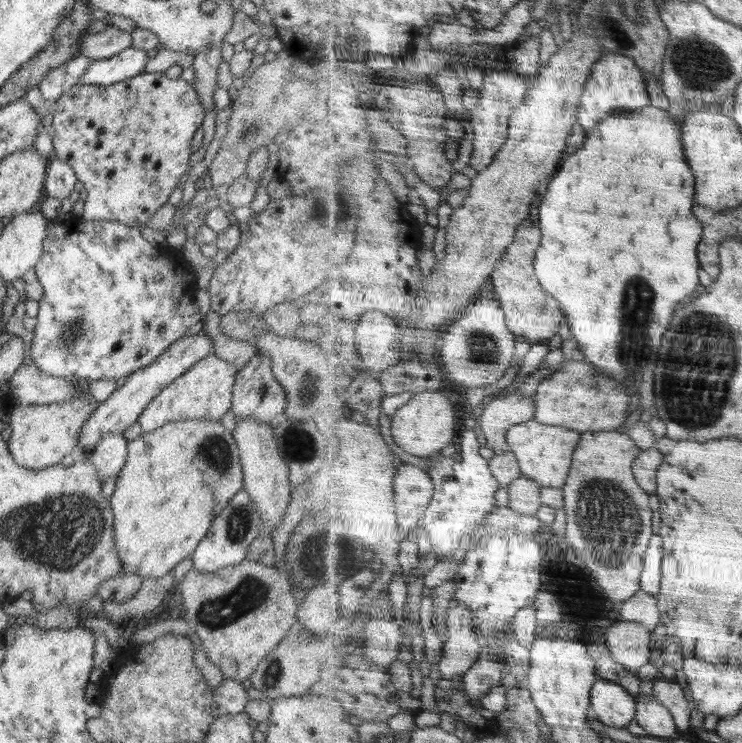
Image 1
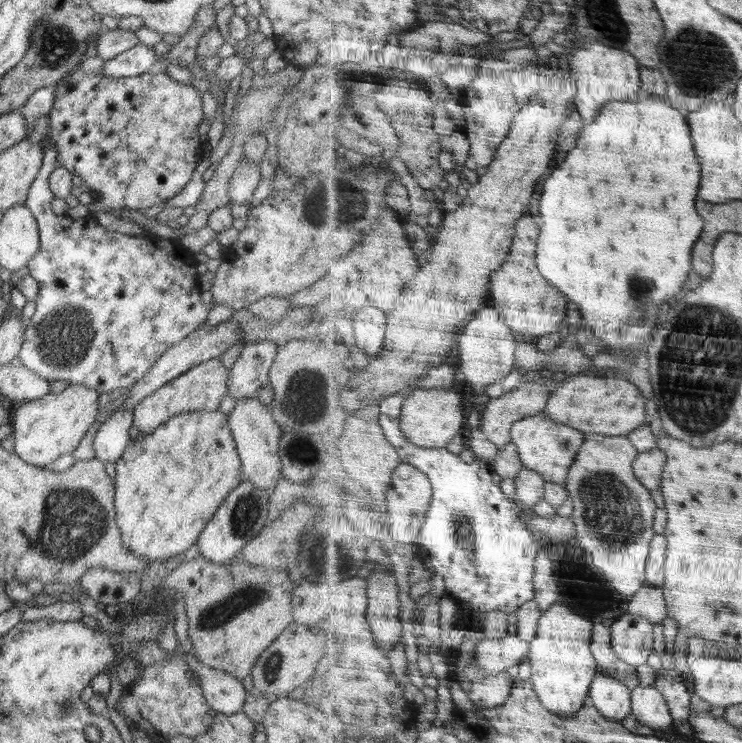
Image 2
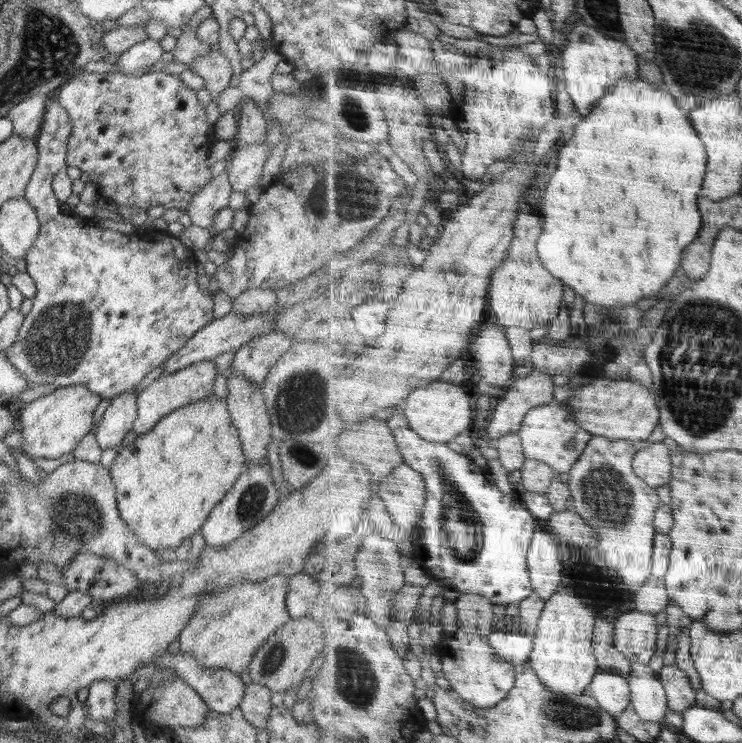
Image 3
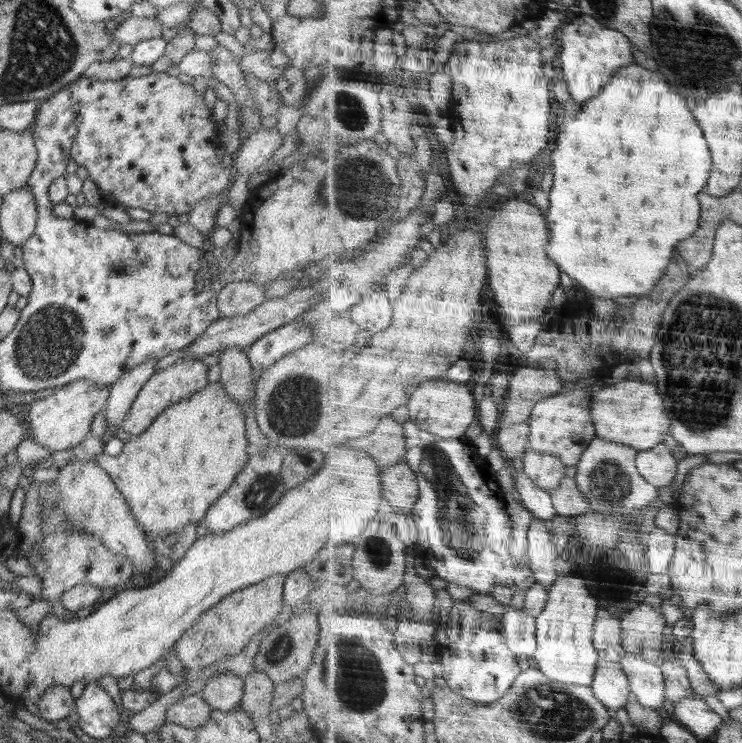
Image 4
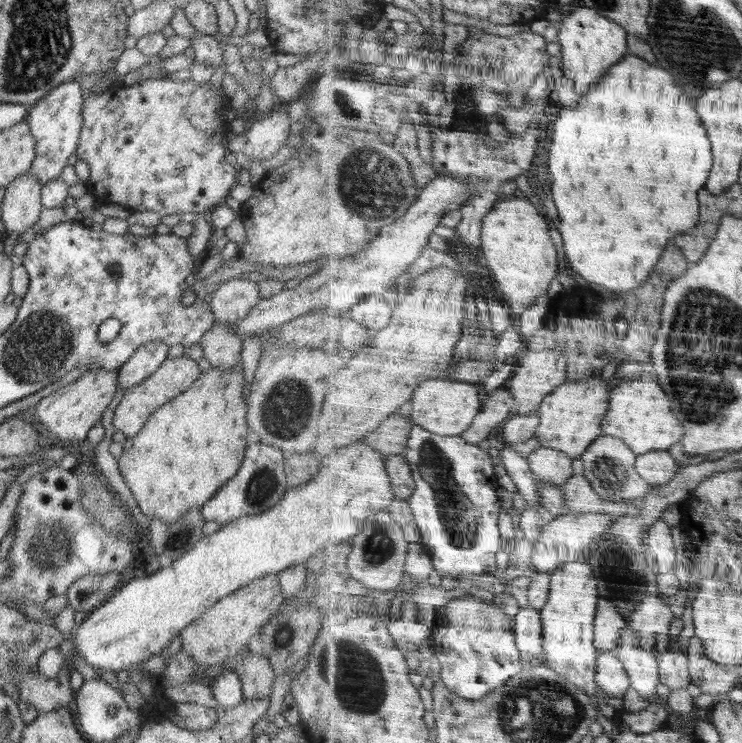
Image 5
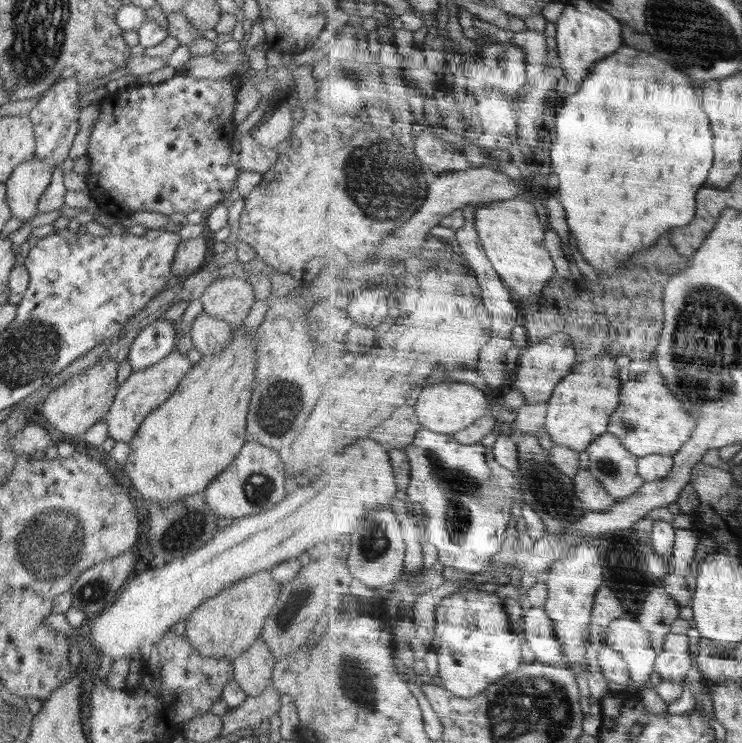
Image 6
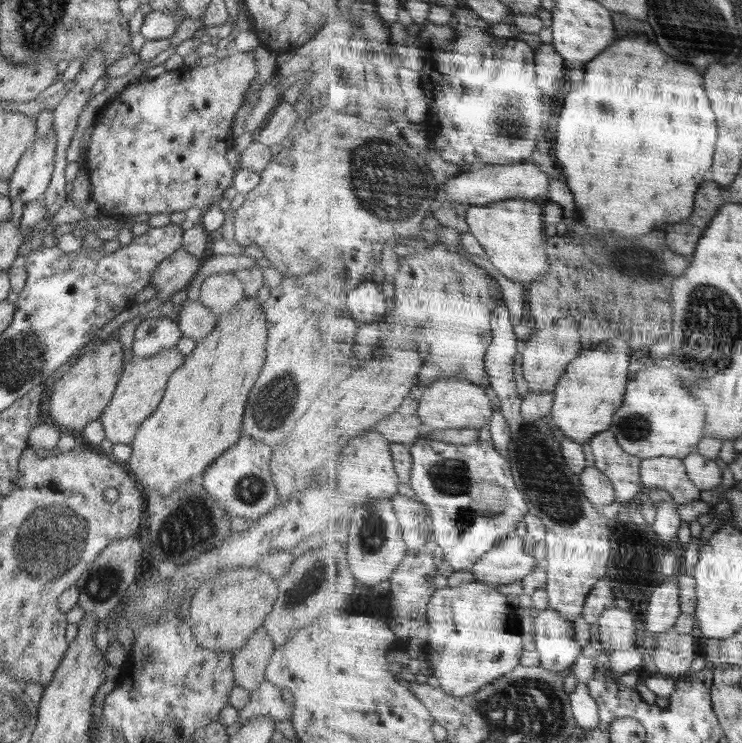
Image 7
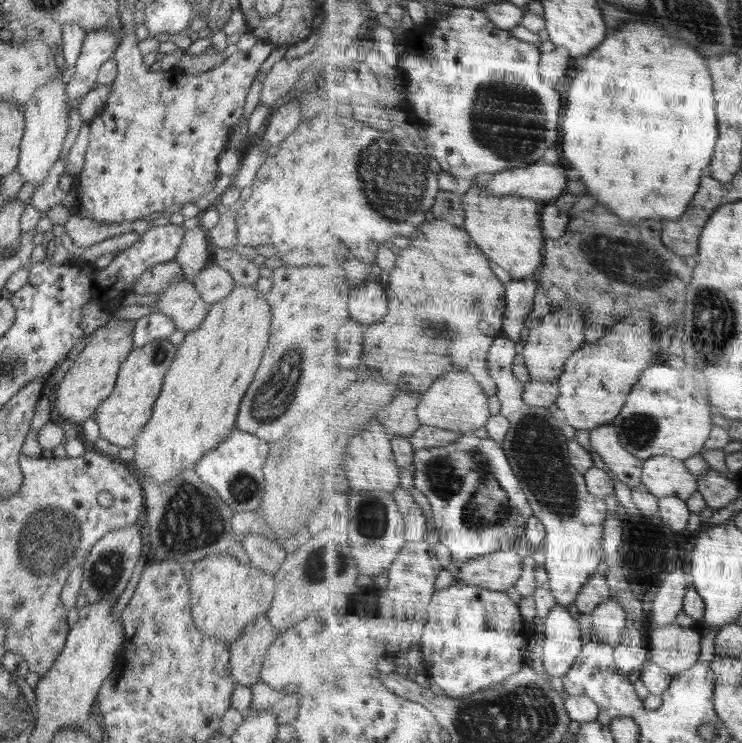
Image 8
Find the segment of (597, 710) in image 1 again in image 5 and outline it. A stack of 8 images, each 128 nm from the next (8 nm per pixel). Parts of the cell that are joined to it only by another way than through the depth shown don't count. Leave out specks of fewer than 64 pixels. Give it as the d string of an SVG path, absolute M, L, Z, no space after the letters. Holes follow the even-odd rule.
M615 651L605 652L599 656L597 682L605 696L614 696L620 699L624 699L632 687L628 669Z

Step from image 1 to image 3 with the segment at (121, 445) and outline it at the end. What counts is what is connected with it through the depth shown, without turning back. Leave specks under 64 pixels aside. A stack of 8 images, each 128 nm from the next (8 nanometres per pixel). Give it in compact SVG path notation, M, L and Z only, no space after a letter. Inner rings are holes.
M133 390L110 399L111 403L94 430L102 451L123 445L122 440L126 433L130 432L137 417L137 396Z

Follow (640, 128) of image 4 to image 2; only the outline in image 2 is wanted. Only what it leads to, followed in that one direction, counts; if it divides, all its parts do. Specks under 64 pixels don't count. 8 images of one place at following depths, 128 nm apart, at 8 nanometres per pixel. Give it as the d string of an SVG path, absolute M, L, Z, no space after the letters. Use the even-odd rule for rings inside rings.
M643 93L637 101L631 101L630 99L620 99L619 101L608 101L606 105L603 106L604 114L600 114L600 118L592 124L592 126L586 126L584 130L582 130L582 138L580 138L580 142L578 142L578 146L570 152L570 156L566 158L566 162L550 176L550 180L548 180L548 184L546 184L546 192L544 192L544 198L542 198L542 218L544 218L544 226L542 226L542 230L544 230L544 234L542 234L542 242L540 242L540 250L538 250L538 262L540 262L540 272L554 284L554 286L558 286L570 300L574 300L574 302L578 302L580 304L580 310L582 310L582 318L583 325L587 326L593 331L594 336L604 341L606 344L605 350L602 352L607 352L608 354L612 354L612 357L618 358L618 360L622 360L622 356L618 356L616 352L620 352L622 348L626 350L626 348L635 348L638 352L642 352L642 344L640 342L646 342L650 336L652 336L652 330L656 328L656 322L658 322L658 312L660 312L660 306L664 304L666 306L668 302L668 296L670 298L674 298L678 292L682 292L682 286L684 286L684 282L688 280L688 276L690 276L690 272L695 270L692 268L692 250L694 250L694 246L696 246L696 242L703 237L703 232L706 228L706 222L704 220L703 215L698 214L699 208L696 208L696 202L698 202L698 194L700 194L700 188L702 188L703 176L702 176L702 164L700 164L700 156L698 156L698 152L696 152L696 144L694 144L694 140L692 140L692 130L690 130L690 124L688 124L688 118L678 110L678 108L674 108L674 105L670 102L670 98L668 101L665 101L662 97L652 95L649 93Z

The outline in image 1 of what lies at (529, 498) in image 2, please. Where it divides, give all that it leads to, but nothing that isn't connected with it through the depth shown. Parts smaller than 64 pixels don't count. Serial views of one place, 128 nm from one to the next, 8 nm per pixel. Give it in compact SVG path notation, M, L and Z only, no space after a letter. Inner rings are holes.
M522 475L509 487L510 503L512 507L525 515L537 515L545 505L542 500L543 486L533 478Z

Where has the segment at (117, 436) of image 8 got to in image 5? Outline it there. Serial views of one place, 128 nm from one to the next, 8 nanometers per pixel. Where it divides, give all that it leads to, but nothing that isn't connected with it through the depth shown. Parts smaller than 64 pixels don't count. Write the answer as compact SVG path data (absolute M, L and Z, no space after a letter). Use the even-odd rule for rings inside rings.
M180 356L180 358L167 357L152 376L140 382L134 390L126 392L121 402L114 410L113 422L116 431L120 430L126 438L136 436L142 430L149 416L159 407L171 401L176 396L183 394L190 386L200 378L200 368L198 363L188 356Z

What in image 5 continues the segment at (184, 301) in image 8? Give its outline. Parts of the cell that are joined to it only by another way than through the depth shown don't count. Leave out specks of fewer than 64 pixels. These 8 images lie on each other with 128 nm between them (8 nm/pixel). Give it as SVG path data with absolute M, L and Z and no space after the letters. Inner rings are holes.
M216 321L208 334L200 340L204 358L210 361L213 367L232 372L234 367L242 367L242 341L232 325Z

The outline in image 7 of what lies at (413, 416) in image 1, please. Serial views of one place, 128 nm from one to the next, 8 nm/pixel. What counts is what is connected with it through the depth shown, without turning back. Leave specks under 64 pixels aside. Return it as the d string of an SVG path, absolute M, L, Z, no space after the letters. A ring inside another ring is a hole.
M456 378L440 379L426 388L419 408L426 429L463 429L488 427L493 418L492 400L486 390L473 381Z

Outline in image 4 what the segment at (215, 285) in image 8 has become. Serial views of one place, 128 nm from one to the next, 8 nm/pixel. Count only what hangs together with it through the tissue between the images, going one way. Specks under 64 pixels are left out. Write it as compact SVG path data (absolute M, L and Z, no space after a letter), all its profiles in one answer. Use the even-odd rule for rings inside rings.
M236 281L223 285L217 294L217 308L221 318L248 315L266 300L265 287L250 281Z

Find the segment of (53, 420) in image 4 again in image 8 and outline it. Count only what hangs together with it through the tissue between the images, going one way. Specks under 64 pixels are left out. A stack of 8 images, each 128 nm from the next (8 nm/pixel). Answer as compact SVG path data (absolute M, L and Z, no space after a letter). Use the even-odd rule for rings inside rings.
M113 317L108 324L102 326L102 328L98 328L89 336L86 347L80 352L74 364L70 366L68 372L66 372L66 376L62 378L62 382L54 389L55 394L52 400L56 402L56 410L58 410L62 419L75 425L81 424L81 422L92 418L99 404L104 399L110 397L110 394L114 391L118 372L120 372L120 365L128 358L128 354L130 354L133 349L134 324L135 321Z

